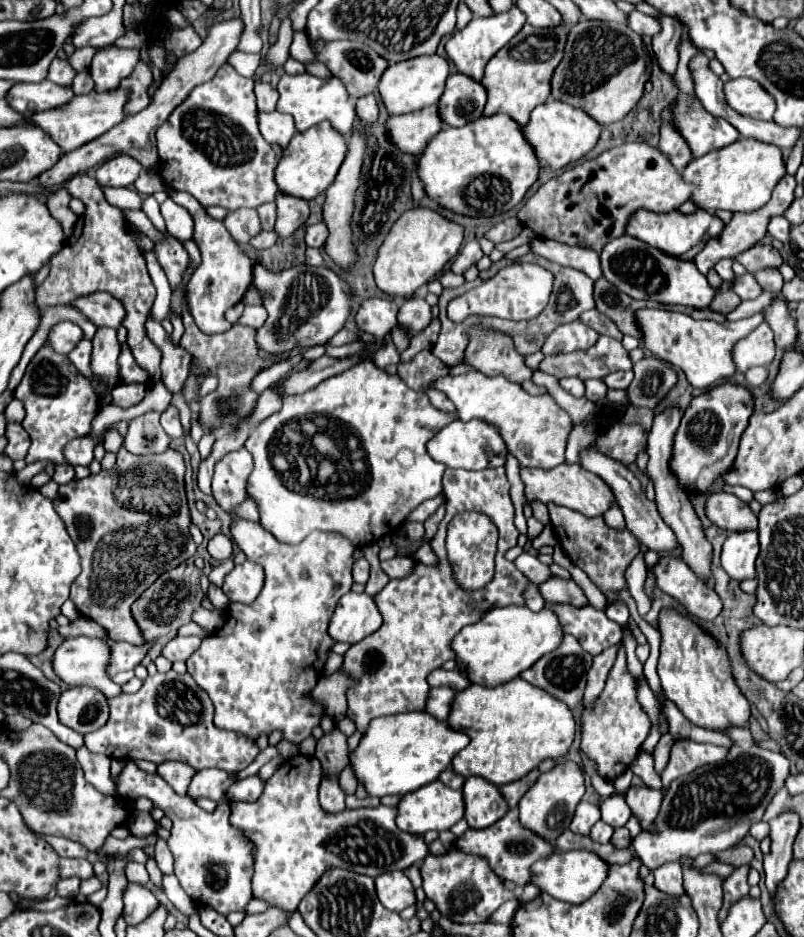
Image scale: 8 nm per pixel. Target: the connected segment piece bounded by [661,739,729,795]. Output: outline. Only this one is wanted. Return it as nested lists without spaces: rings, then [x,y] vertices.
[[[691,739],[675,741],[671,747],[669,763],[661,773],[661,781],[663,781],[661,793],[665,795],[671,781],[677,779],[679,775],[691,773],[697,767],[703,767],[709,763],[719,763],[721,759],[725,759],[727,753],[729,751],[725,747],[717,747],[717,745],[709,745],[709,743],[695,743]]]

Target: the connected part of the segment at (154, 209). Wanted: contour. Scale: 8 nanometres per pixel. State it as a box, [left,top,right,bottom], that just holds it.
[143,195,165,231]

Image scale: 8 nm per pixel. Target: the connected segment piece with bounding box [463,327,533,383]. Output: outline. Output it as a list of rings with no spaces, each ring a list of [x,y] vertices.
[[[473,327],[469,335],[471,341],[465,349],[465,365],[471,365],[483,375],[505,375],[513,383],[523,383],[531,379],[533,371],[523,363],[523,357],[513,351],[509,335],[483,331],[481,327]]]

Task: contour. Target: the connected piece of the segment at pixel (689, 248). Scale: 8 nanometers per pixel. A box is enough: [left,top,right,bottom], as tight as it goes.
[625,211,725,259]

